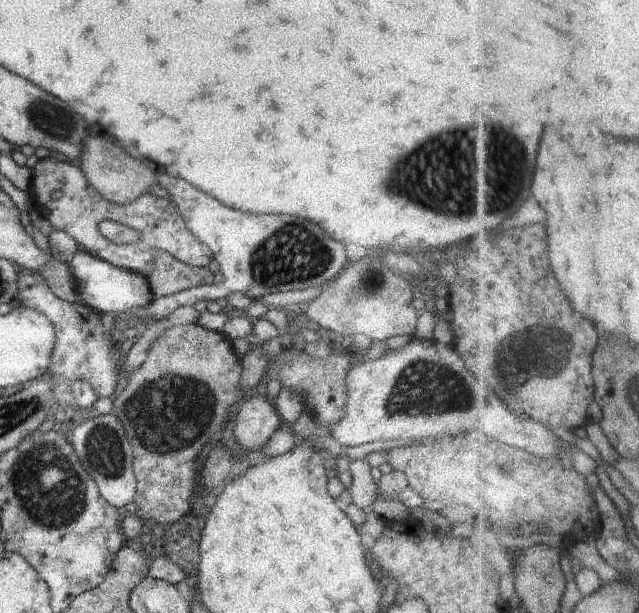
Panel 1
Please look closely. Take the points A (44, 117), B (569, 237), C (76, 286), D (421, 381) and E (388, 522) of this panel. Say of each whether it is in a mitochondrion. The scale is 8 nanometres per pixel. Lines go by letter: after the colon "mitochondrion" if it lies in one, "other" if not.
A: mitochondrion
B: other
C: other
D: mitochondrion
E: other

